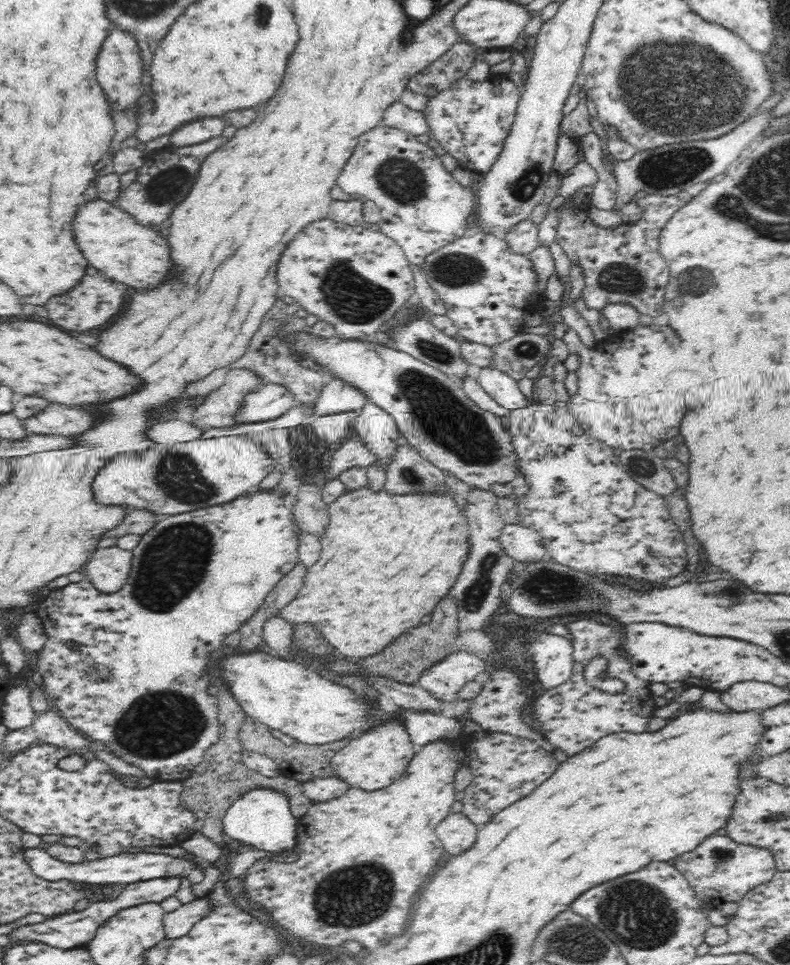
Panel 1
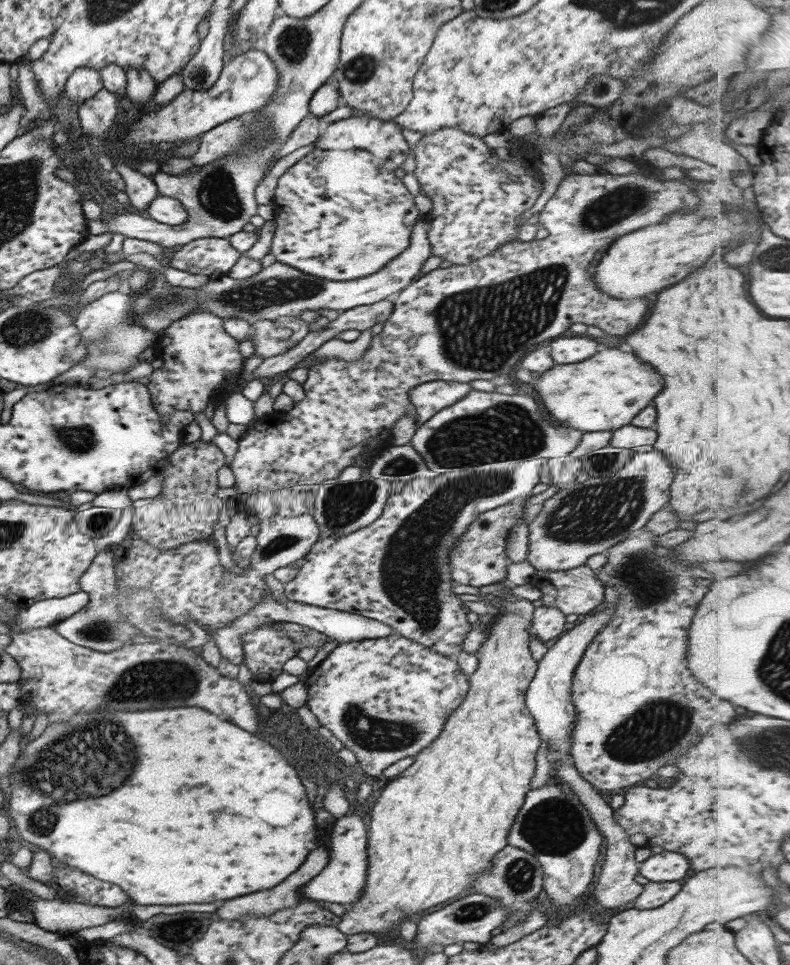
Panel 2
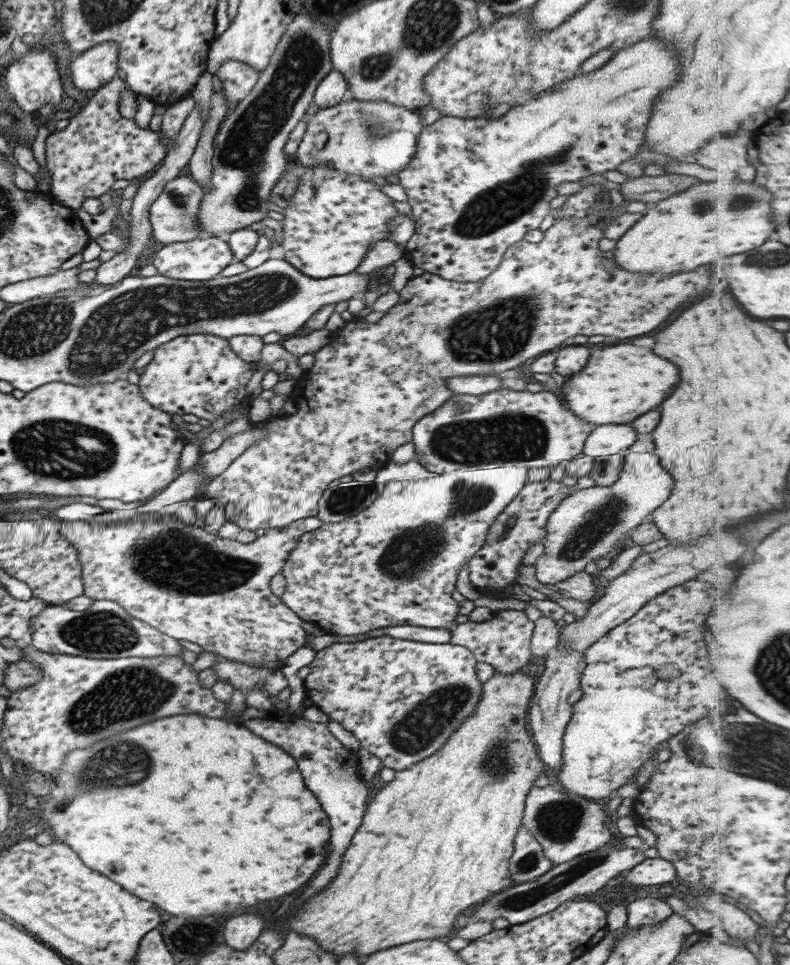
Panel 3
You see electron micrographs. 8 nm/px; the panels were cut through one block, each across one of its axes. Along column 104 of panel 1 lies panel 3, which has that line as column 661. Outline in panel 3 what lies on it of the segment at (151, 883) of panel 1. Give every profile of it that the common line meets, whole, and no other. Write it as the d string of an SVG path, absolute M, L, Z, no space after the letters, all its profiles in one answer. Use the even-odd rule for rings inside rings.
M640 898L628 904L626 928L636 930L646 925L657 925L665 921L672 913L673 908L656 898Z

